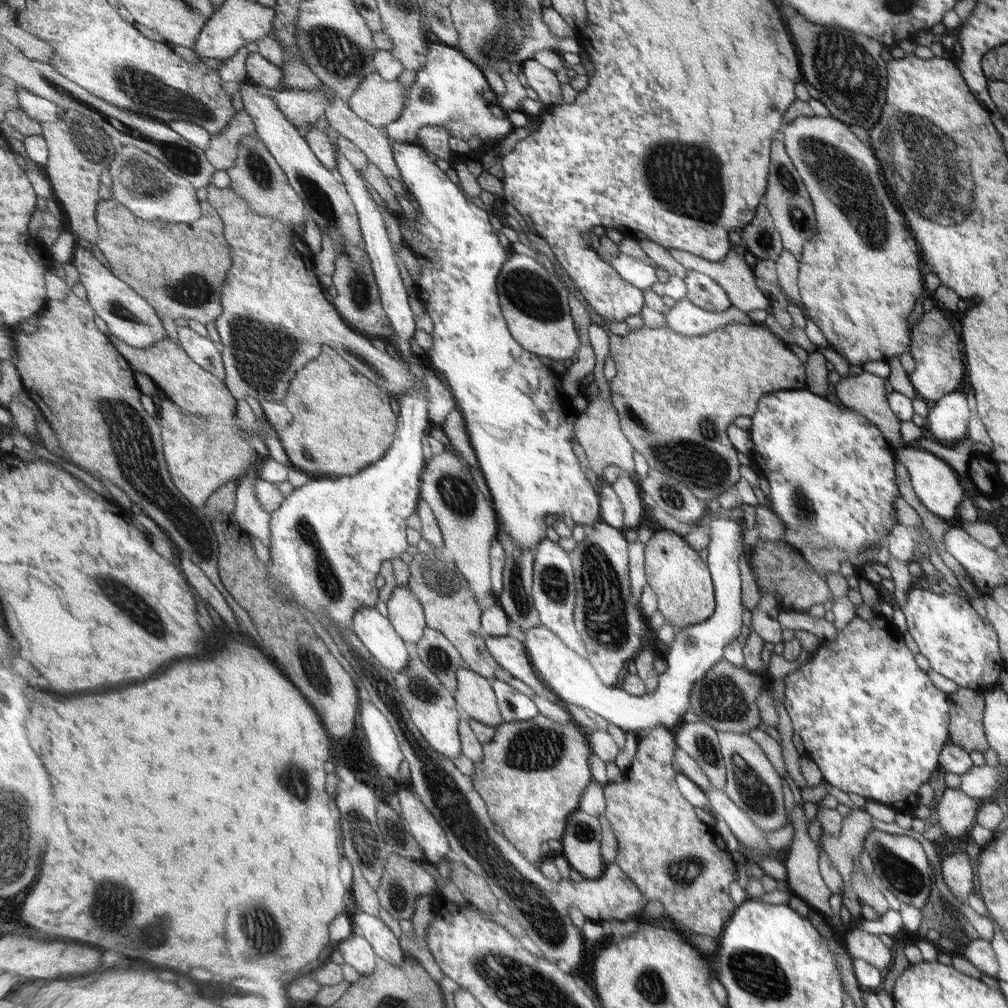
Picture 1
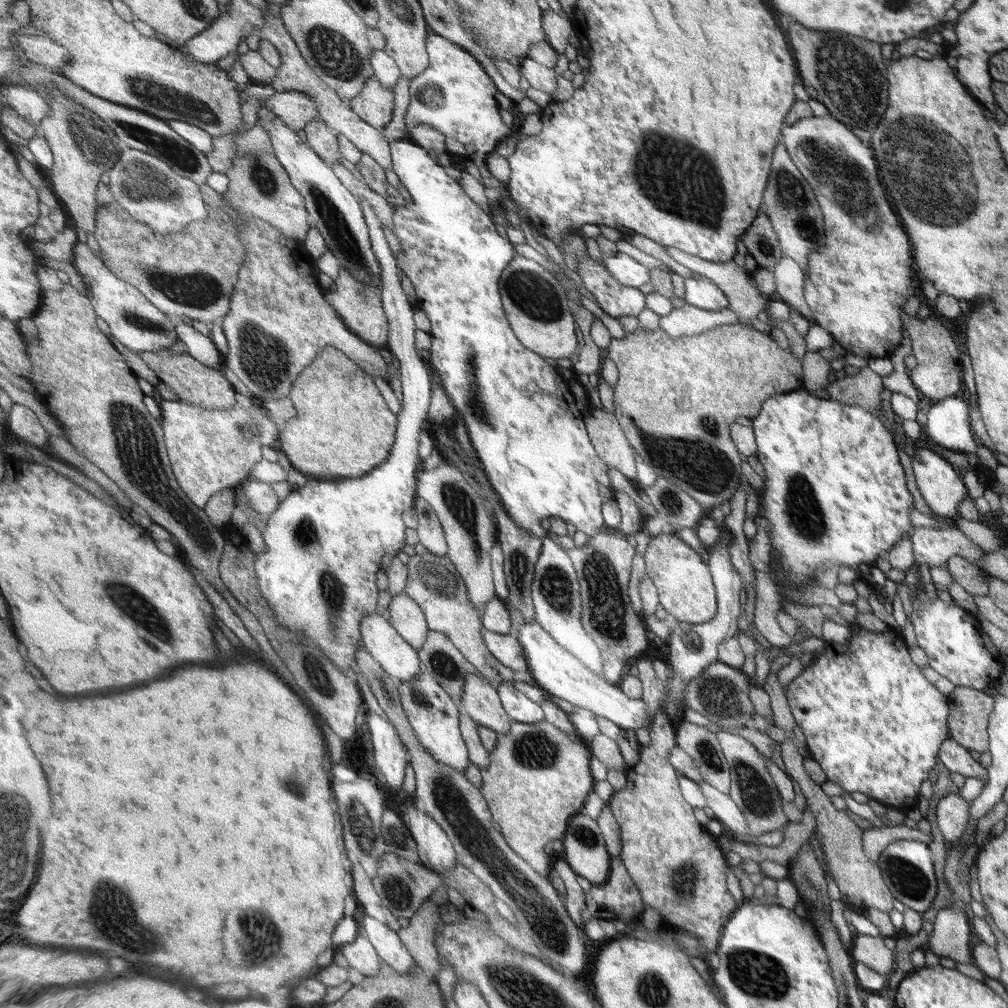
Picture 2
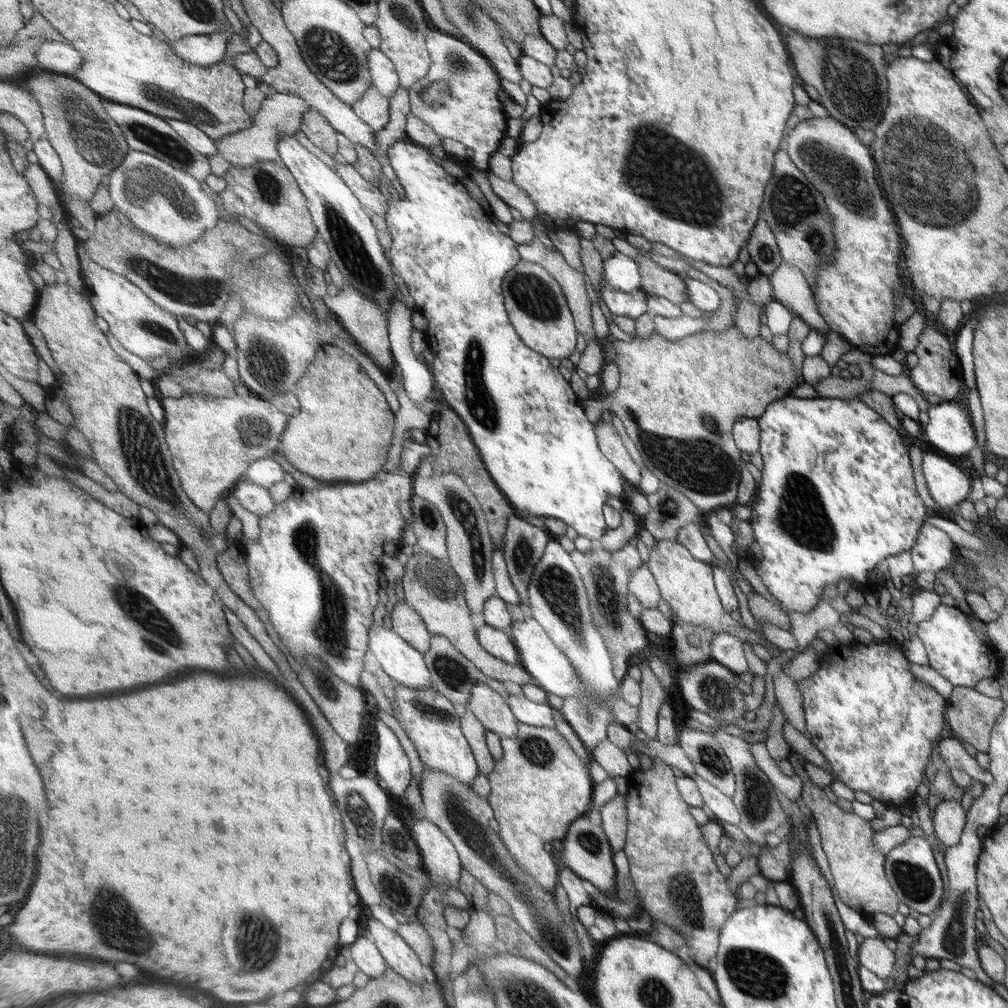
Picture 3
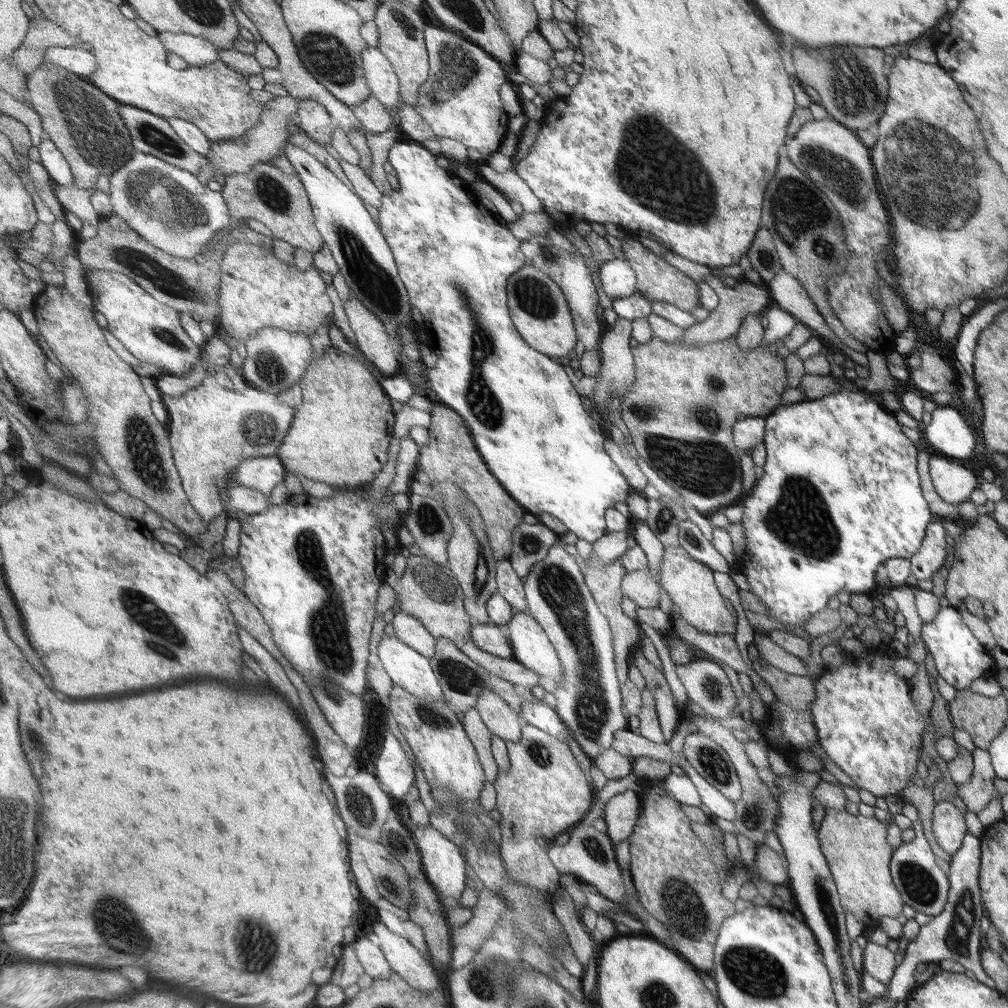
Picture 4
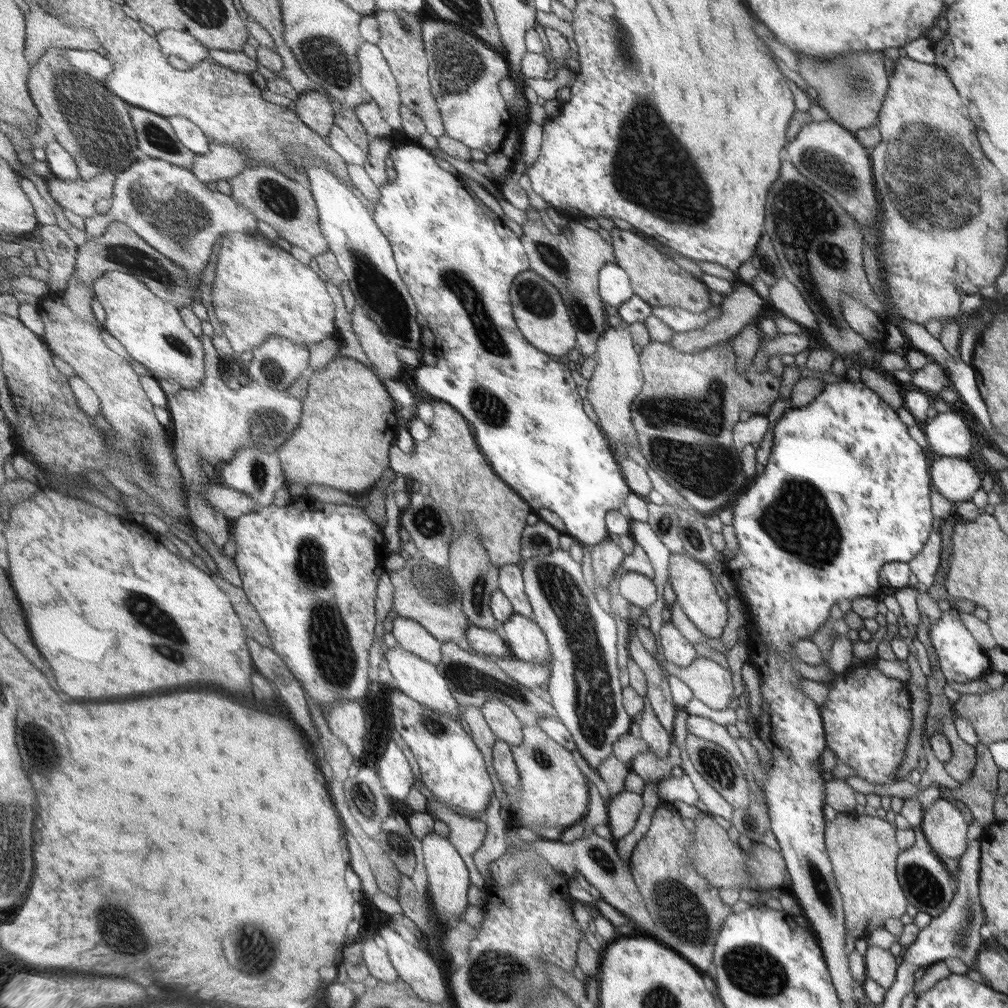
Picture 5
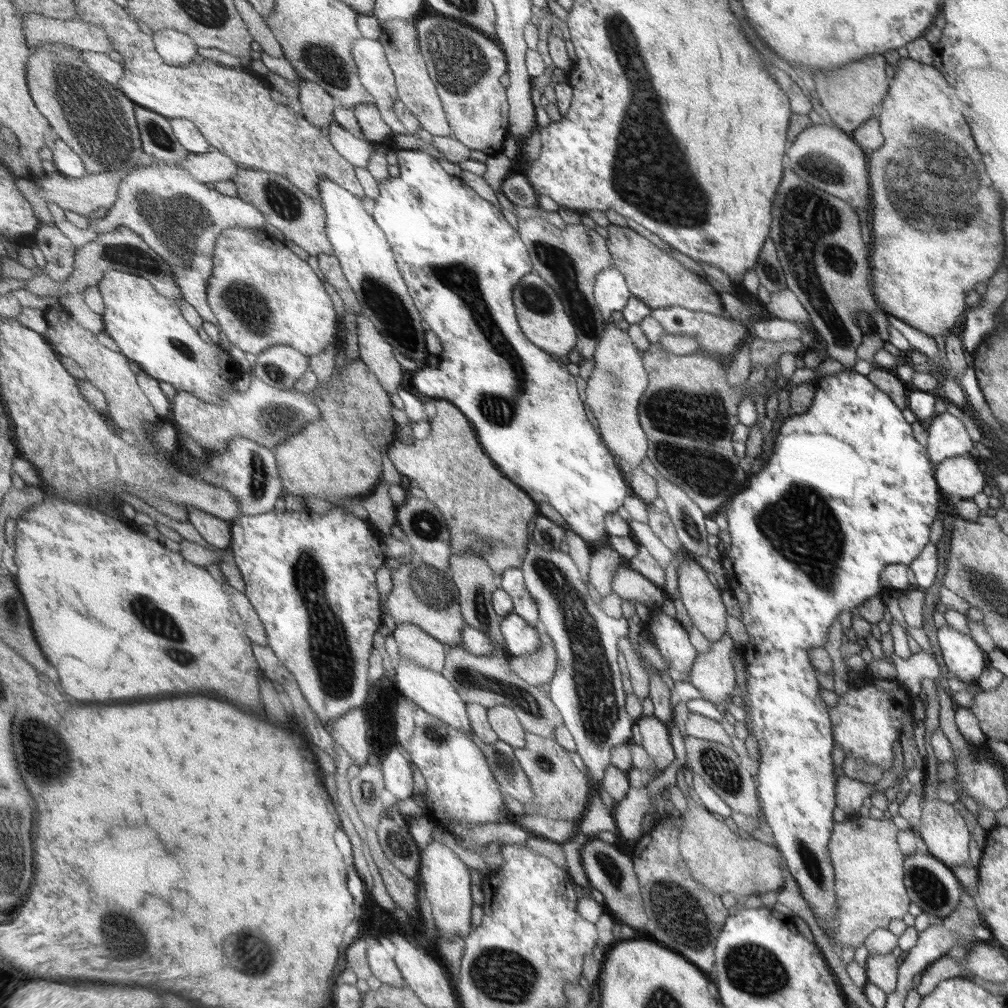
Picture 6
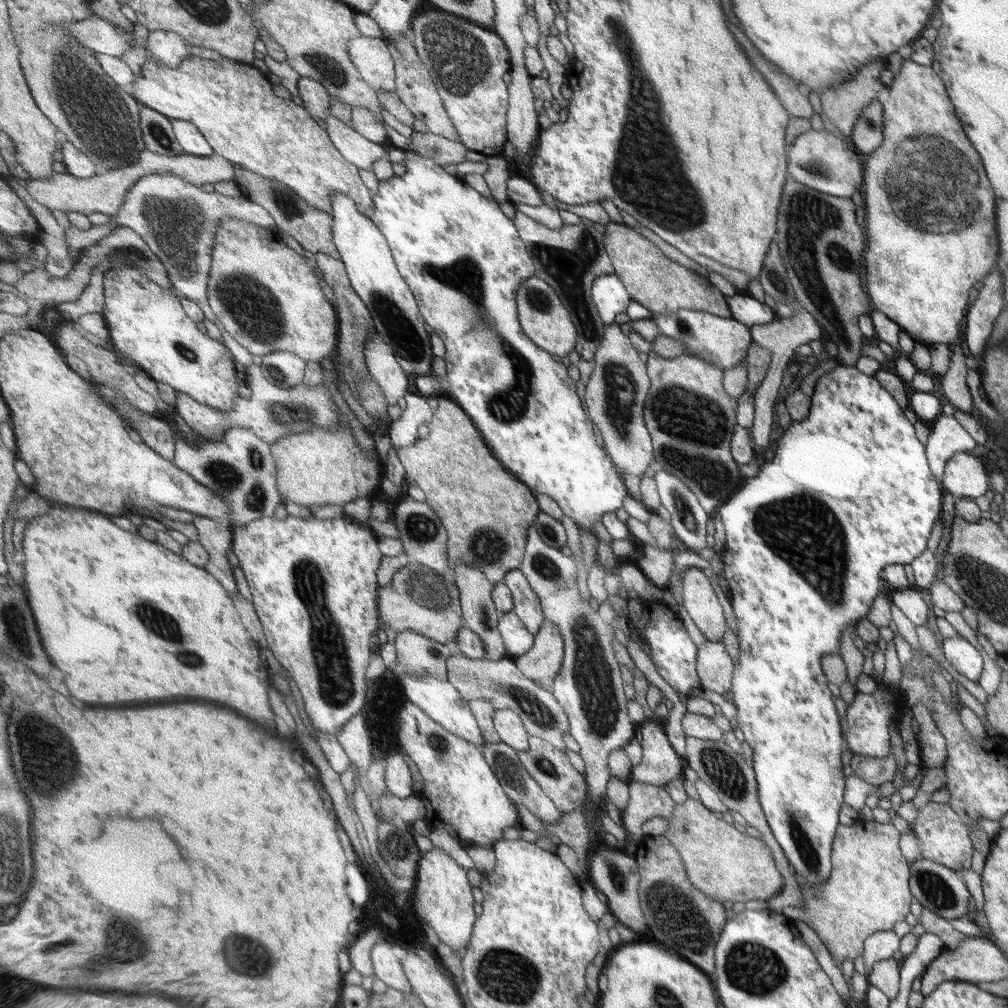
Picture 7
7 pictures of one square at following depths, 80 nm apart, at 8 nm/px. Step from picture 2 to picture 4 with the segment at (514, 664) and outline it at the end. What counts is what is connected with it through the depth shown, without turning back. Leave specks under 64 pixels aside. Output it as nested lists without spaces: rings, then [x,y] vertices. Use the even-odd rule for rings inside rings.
[[[478,623],[472,628],[472,635],[477,646],[489,654],[511,660],[515,658],[514,647],[506,630],[495,623]]]

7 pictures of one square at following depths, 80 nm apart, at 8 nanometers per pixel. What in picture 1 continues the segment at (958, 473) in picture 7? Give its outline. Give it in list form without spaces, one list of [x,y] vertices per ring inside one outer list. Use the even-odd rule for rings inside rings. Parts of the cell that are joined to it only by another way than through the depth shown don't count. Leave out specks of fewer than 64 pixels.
[[[908,445],[903,447],[903,450],[895,452],[895,463],[901,464],[907,469],[913,493],[922,502],[922,505],[929,510],[929,513],[941,520],[955,516],[955,512],[958,512],[957,504],[963,496],[963,490],[959,486],[957,476],[953,474],[953,470],[945,462],[941,462],[939,458],[935,458],[929,452],[923,452],[923,449]]]

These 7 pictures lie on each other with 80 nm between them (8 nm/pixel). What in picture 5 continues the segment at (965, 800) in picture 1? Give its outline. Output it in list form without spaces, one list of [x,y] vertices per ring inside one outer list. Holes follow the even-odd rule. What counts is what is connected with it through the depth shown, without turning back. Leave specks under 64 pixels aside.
[[[937,799],[923,811],[921,819],[923,836],[935,854],[957,860],[966,852],[967,825],[951,803]]]

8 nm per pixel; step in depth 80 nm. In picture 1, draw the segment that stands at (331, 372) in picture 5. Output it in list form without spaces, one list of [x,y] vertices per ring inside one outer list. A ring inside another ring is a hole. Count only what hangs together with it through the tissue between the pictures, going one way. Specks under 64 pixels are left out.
[[[327,345],[317,358],[297,373],[283,404],[293,414],[293,424],[291,428],[281,429],[278,433],[292,465],[305,472],[325,474],[325,478],[355,476],[385,458],[396,439],[399,416],[391,410],[389,394],[357,372],[335,349]]]

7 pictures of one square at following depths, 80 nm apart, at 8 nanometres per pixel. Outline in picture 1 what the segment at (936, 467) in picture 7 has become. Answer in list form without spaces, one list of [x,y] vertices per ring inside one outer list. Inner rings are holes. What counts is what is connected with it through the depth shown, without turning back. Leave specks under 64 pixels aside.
[[[951,391],[944,394],[926,416],[926,423],[933,436],[943,442],[943,446],[956,446],[966,437],[969,408],[963,393]]]

